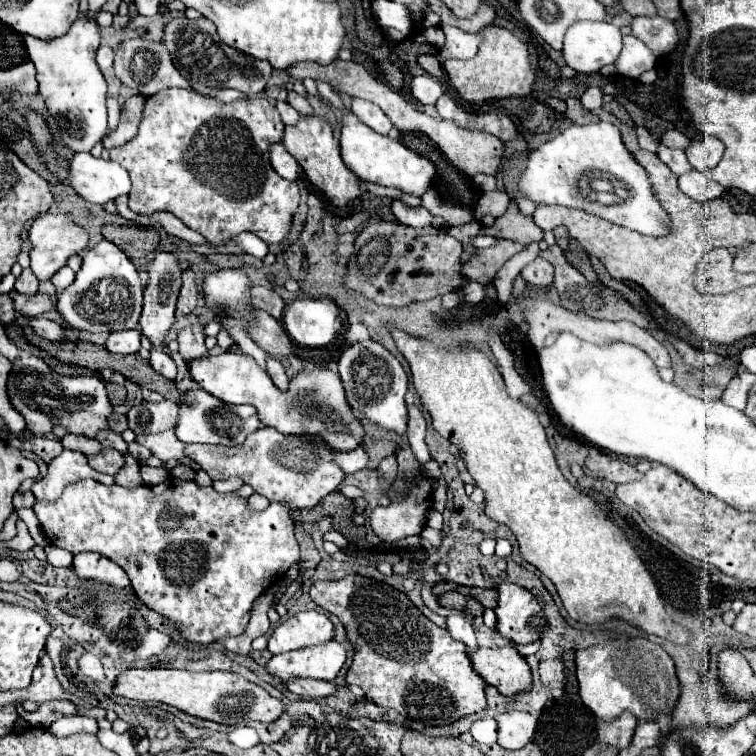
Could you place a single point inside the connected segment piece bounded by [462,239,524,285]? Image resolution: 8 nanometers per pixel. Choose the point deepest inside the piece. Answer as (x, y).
(482, 268)

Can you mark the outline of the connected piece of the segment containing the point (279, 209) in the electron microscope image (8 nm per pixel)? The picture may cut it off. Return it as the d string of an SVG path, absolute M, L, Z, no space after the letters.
M166 89L146 99L136 137L126 145L112 149L110 159L130 173L132 211L146 215L168 211L212 243L228 241L242 231L250 231L272 245L280 243L290 233L292 217L300 203L298 185L282 179L268 161L268 147L278 143L282 133L284 125L280 115L268 99L222 103L188 89Z

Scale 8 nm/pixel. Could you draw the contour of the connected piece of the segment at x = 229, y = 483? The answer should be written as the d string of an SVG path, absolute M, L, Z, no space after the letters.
M226 479L226 481L214 481L214 485L212 485L216 491L222 491L222 493L230 493L230 491L236 491L236 489L240 489L242 487L242 481L238 481L238 479Z

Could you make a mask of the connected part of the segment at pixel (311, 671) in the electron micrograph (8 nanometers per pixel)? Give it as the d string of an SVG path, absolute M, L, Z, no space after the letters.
M328 641L326 645L318 645L312 649L298 649L294 653L274 655L266 671L278 677L282 683L296 677L310 677L332 681L346 661L346 649L338 641Z

